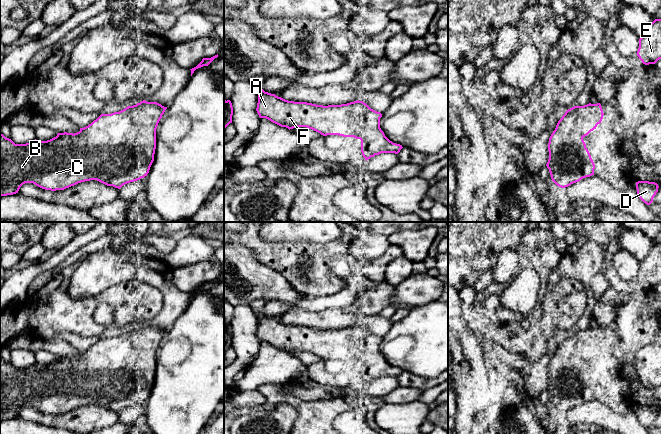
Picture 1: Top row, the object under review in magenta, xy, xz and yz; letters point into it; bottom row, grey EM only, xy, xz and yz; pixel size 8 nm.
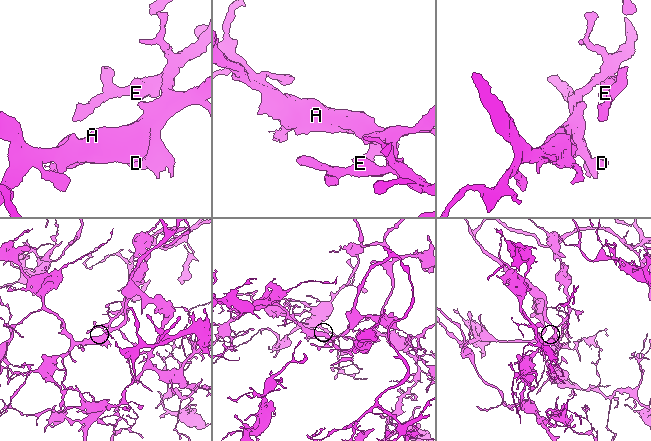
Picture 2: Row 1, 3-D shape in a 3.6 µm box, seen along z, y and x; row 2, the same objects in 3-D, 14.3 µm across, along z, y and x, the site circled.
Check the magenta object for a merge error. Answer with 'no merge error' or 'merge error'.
no merge error

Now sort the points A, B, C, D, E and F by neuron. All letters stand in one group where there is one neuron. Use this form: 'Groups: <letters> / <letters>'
Groups: A B C D E F

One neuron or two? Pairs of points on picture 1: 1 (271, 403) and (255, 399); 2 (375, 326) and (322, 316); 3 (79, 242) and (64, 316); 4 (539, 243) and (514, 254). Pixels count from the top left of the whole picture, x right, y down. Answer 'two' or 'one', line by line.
1: two
2: one
3: two
4: two

